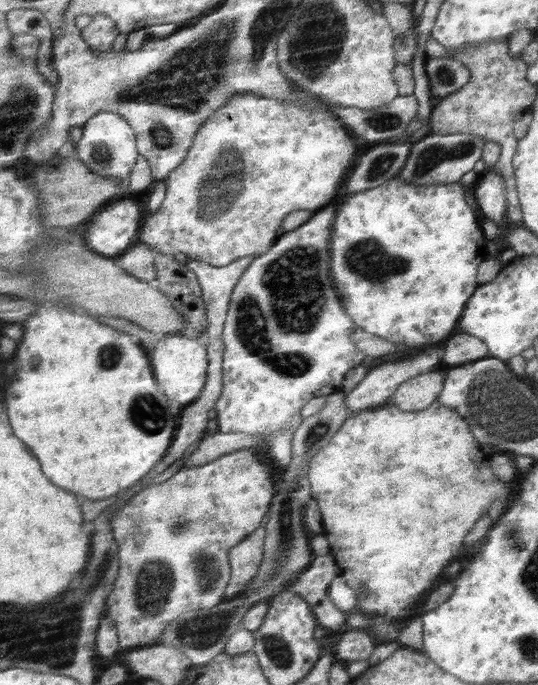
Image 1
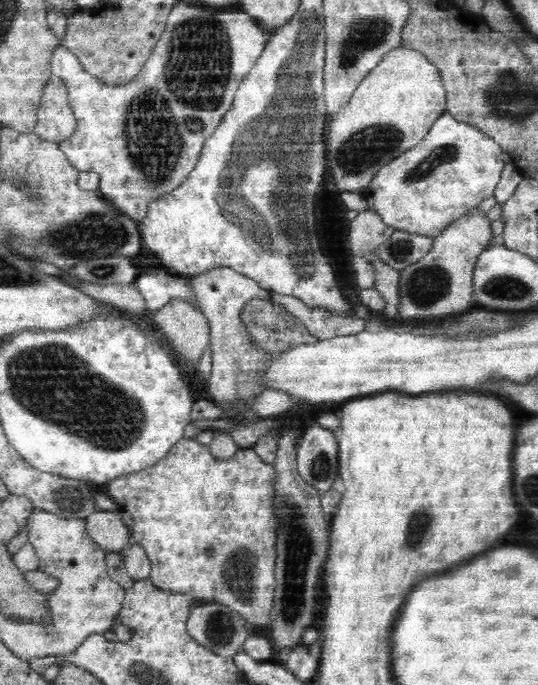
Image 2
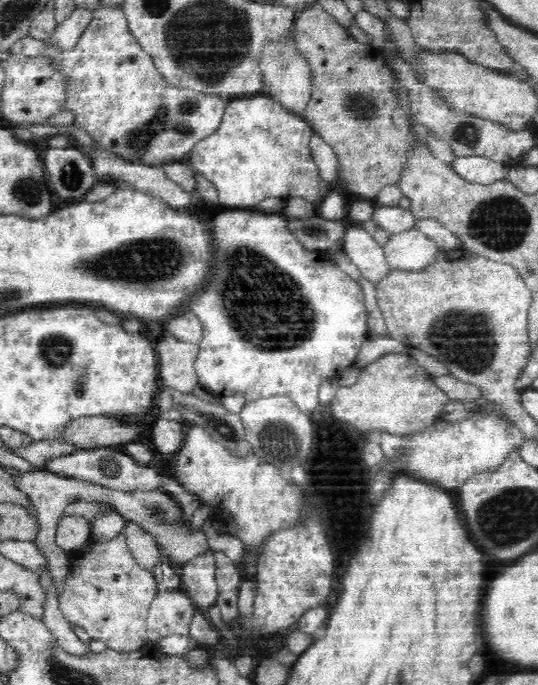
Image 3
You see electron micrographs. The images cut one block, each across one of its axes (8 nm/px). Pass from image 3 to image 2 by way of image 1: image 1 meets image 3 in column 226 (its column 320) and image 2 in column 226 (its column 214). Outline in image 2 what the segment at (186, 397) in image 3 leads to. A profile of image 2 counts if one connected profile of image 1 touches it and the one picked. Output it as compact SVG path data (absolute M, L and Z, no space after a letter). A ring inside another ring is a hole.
M218 603L193 606L187 620L188 634L205 650L234 658L250 631L234 610Z

